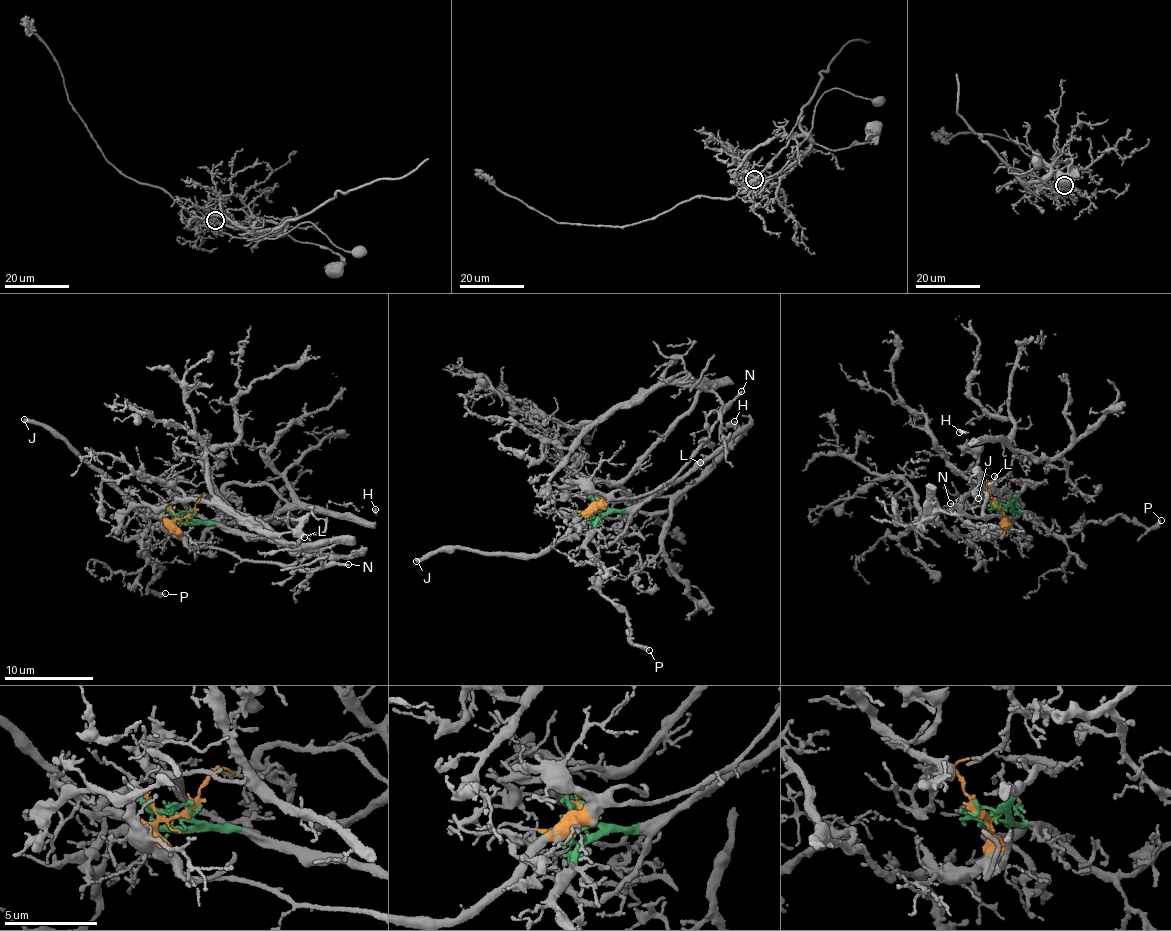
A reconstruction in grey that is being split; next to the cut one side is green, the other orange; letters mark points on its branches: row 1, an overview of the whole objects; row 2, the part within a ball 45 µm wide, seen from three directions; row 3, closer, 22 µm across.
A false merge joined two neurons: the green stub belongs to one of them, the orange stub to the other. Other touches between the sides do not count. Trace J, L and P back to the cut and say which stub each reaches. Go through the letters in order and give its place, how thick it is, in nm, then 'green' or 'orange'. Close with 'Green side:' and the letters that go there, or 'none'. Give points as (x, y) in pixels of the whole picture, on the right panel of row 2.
J: place (978, 498); calibre 360 nm; orange
L: place (994, 476); calibre 130 nm; green
P: place (1161, 520); calibre 320 nm; green
Green side: L, P

